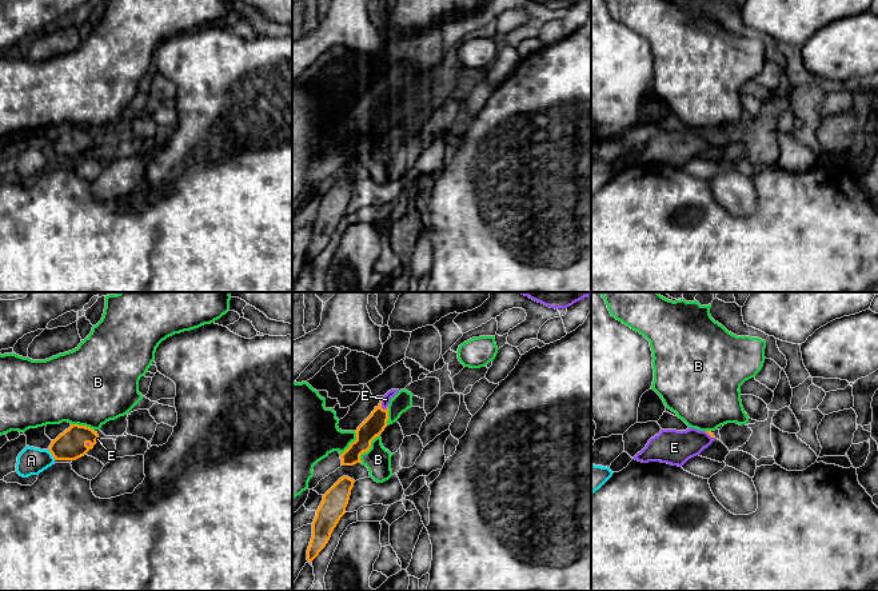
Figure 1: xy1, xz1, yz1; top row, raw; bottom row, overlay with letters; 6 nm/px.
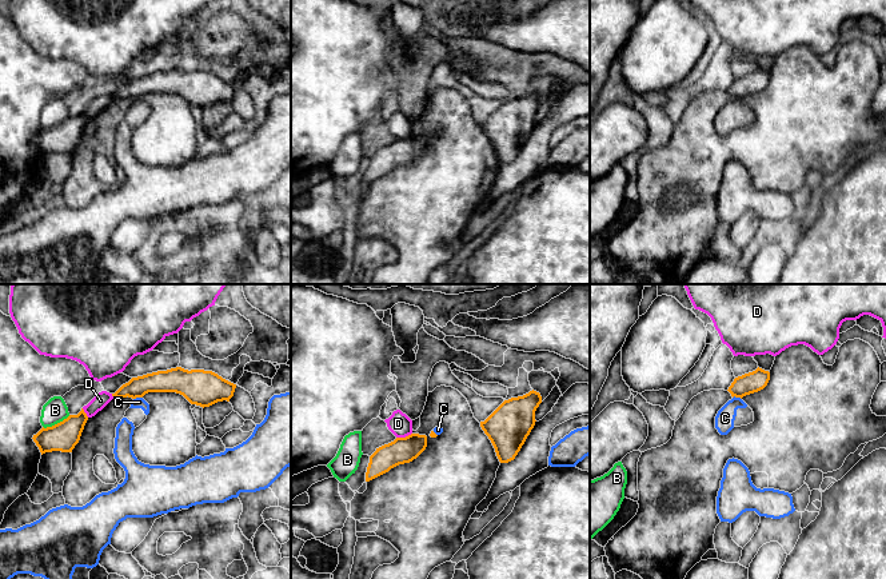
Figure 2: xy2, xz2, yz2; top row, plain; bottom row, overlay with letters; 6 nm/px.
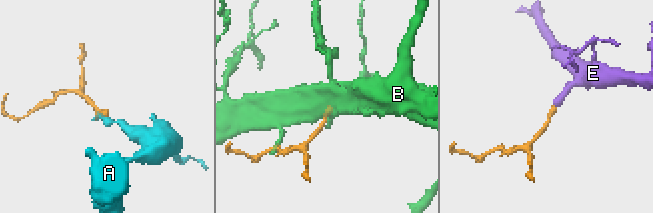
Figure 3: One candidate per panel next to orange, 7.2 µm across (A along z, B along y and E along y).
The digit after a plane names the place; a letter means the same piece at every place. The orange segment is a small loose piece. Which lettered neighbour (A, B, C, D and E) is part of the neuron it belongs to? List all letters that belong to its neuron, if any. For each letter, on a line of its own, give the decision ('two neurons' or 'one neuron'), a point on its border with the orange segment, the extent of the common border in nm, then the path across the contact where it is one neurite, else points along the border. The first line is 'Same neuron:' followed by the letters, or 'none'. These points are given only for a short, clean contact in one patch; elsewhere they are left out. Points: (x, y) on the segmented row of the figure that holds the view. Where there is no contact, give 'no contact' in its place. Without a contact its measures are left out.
Same neuron: E
A: two neurons; meets orange in xy1 at (51, 452); contact 80 nm long; border along xy1 (48, 448), (55, 459)
B: two neurons; meets orange in xz1 at (368, 448); contact 220 nm long
C: two neurons; meets orange in xy2 at (138, 396); contact 60 nm long; border along xy2 (142, 396), (134, 399)
D: two neurons; meets orange in xz2 at (403, 438); contact 100 nm long
E: one neuron; meets orange in xz1 at (380, 406); contact 70 nm long; runs through xz1 (376, 422), (380, 406), (386, 399)

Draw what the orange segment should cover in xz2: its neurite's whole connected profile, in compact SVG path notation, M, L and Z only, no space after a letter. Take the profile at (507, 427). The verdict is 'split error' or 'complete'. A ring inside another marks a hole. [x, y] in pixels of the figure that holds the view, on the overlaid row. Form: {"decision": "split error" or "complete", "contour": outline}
{"decision": "complete", "contour": "M536 391L504 400L480 427L491 440L500 463L515 459L535 426L535 411L542 403Z"}

